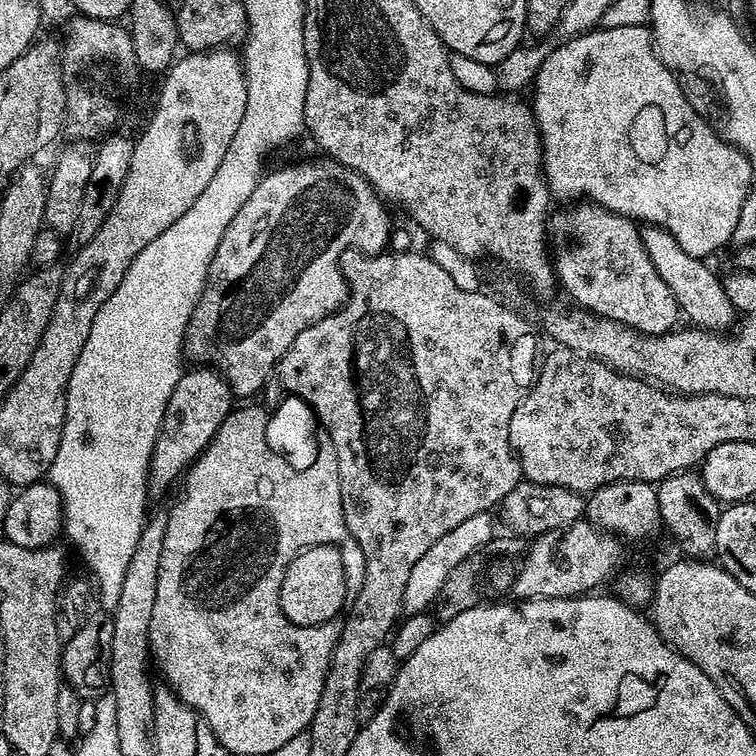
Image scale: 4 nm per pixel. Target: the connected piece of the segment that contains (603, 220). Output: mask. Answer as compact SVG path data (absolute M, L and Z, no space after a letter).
M573 204L576 204L573 208L565 212L553 211L550 216L550 255L559 287L563 291L565 288L579 307L596 316L624 324L627 328L635 328L646 336L662 336L665 332L673 331L677 327L676 319L679 321L682 313L676 305L674 294L670 294L670 286L662 282L658 270L654 270L654 262L650 262L650 254L646 254L646 246L642 246L637 221L608 212L599 204Z

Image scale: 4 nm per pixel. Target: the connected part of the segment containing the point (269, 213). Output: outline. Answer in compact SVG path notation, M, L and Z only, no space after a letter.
M319 158L320 160L308 160L305 164L288 164L277 172L261 175L260 181L254 186L250 198L242 204L242 210L234 214L234 222L226 228L226 234L222 236L222 242L218 244L218 250L212 259L212 265L208 271L208 281L204 287L204 293L196 304L194 314L188 323L188 329L184 332L184 356L192 359L196 366L211 366L214 371L224 377L224 381L232 387L233 397L252 396L268 379L273 379L276 365L290 350L294 338L306 330L306 326L314 326L322 318L326 318L331 312L336 312L348 299L348 283L344 281L344 275L340 269L340 259L346 250L355 248L357 252L365 254L380 254L389 247L389 236L393 232L394 224L388 221L388 212L385 201L381 199L375 188L357 172L351 172L342 167L336 160Z

